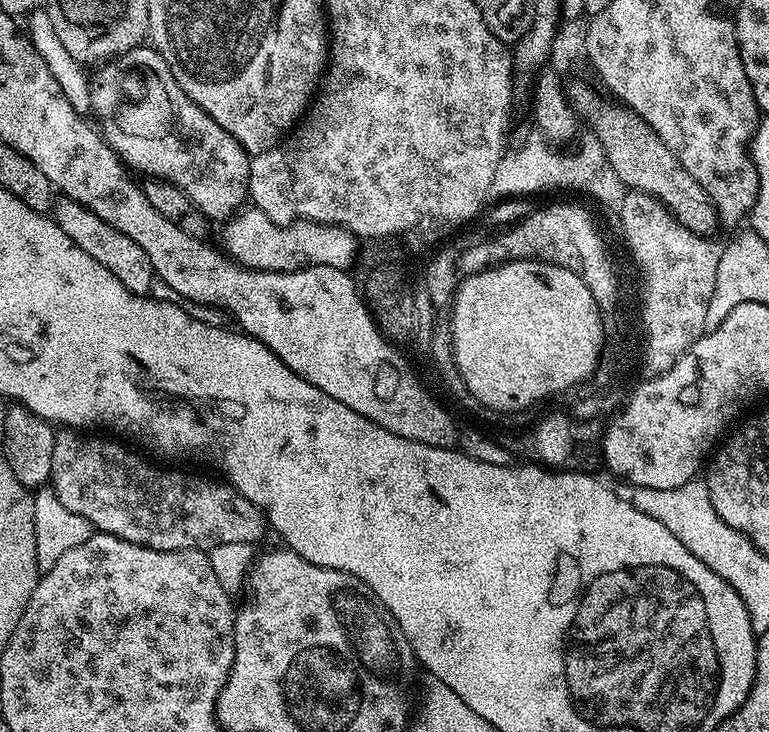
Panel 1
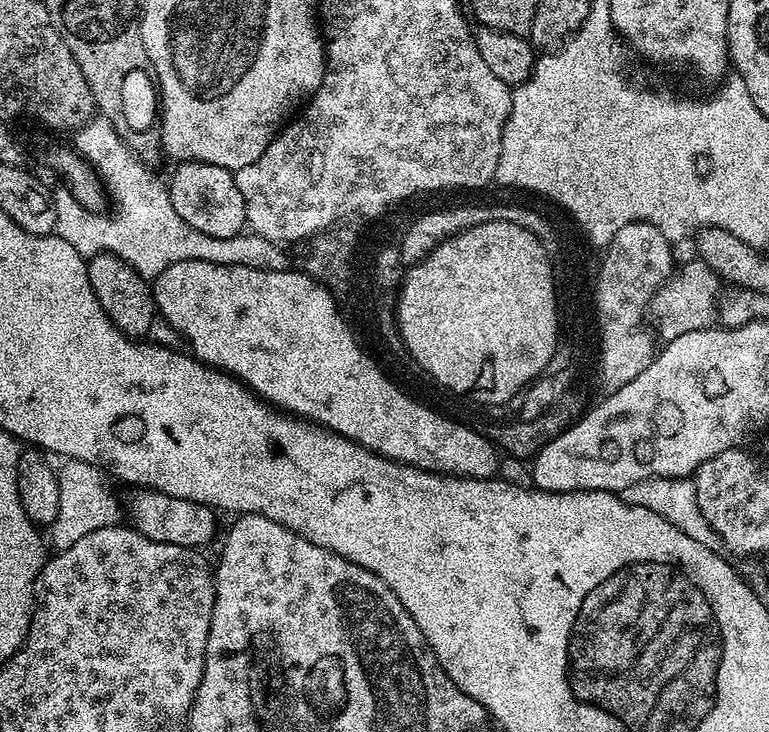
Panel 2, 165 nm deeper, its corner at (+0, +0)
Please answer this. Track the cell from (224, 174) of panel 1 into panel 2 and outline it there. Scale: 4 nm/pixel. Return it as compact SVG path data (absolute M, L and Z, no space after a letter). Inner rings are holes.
M190 160L175 165L176 173L170 180L170 191L174 210L187 224L194 226L194 230L202 230L210 238L234 238L245 231L248 215L242 194L238 194L235 175L223 164L207 164L201 160Z

